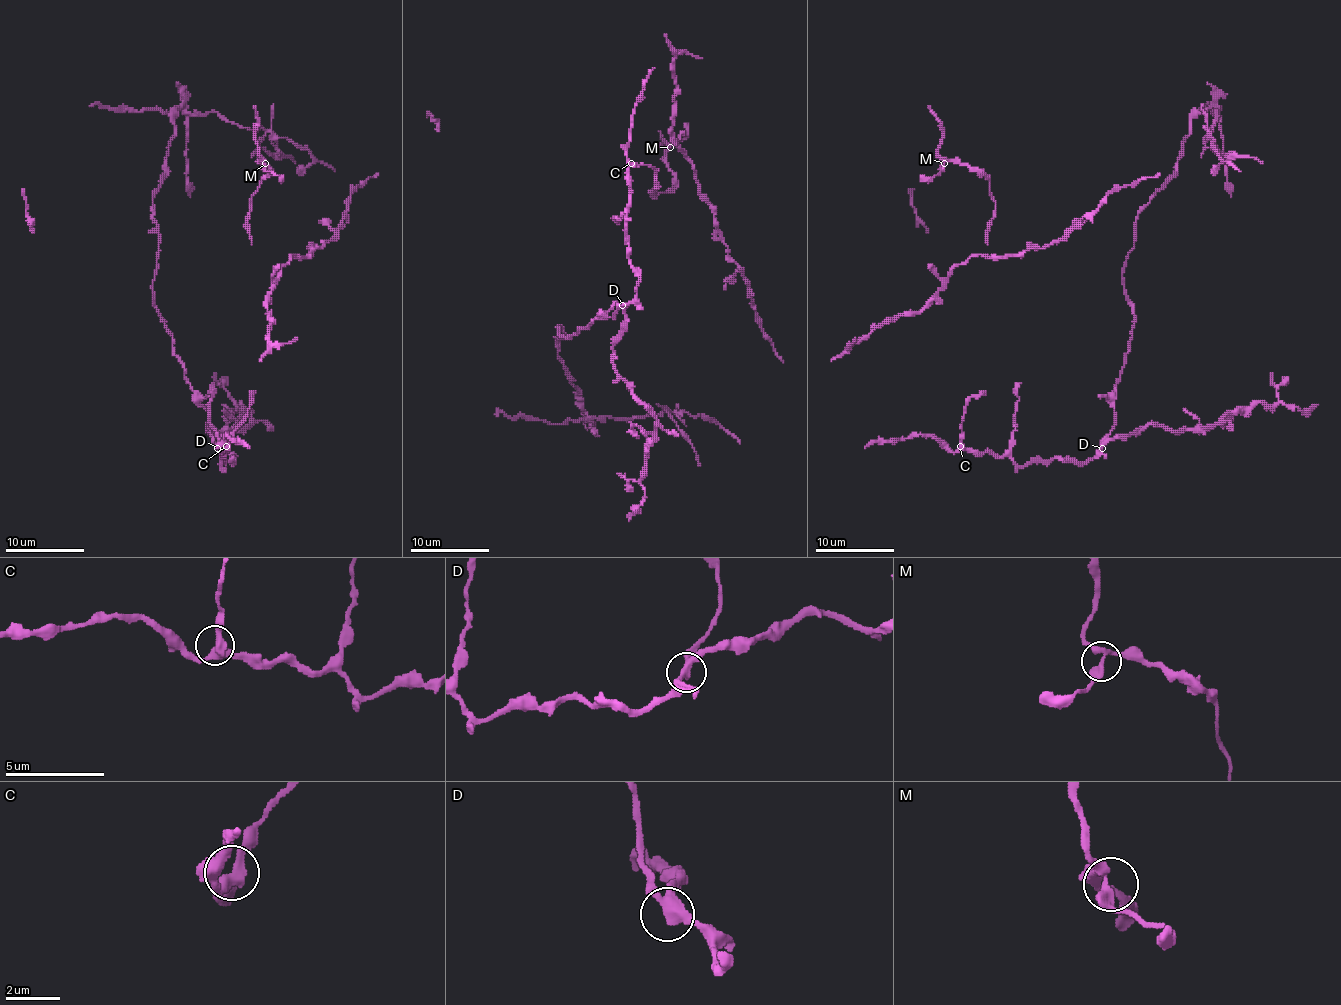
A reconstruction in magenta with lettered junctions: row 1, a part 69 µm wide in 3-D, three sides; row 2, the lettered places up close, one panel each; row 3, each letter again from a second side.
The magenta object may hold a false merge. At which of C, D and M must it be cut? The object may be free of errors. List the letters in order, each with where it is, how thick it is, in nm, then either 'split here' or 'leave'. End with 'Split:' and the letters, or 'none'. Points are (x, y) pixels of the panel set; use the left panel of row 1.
C: place (226, 446); calibre 360 nm; leave
D: place (217, 448); calibre 340 nm; split here
M: place (265, 163); calibre 320 nm; leave
Split: D

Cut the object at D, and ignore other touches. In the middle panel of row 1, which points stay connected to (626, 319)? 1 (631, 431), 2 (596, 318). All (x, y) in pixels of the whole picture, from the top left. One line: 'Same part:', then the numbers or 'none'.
Same part: 1

